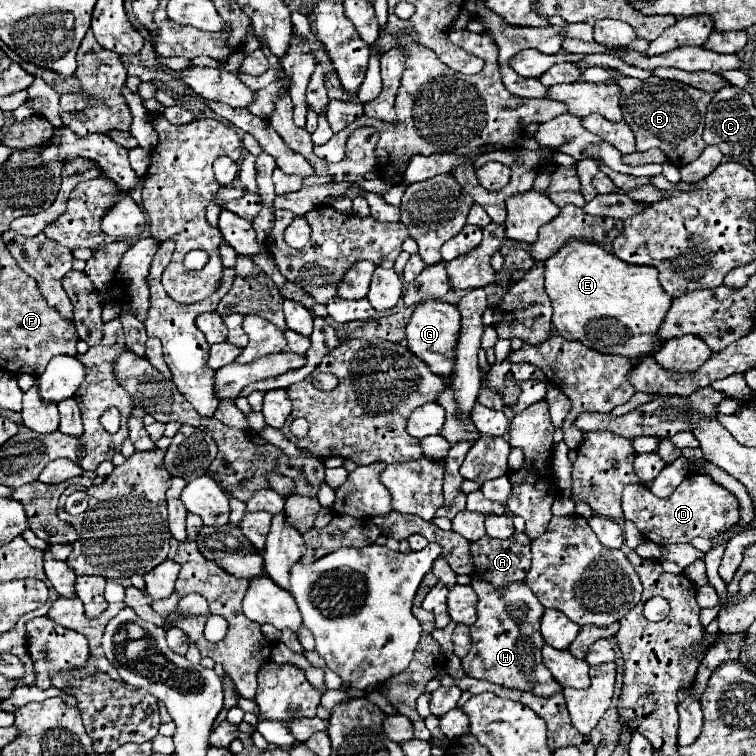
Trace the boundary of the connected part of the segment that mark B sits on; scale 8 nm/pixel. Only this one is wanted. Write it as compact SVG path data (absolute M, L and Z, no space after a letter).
M617 74L615 82L621 88L619 106L623 112L623 120L631 126L635 134L637 152L659 148L661 152L665 152L667 160L675 166L685 166L701 156L701 152L705 150L705 142L701 138L705 128L703 120L707 104L713 100L713 94L701 92L693 86L675 80L663 80L657 76L651 76L647 80L637 80Z

